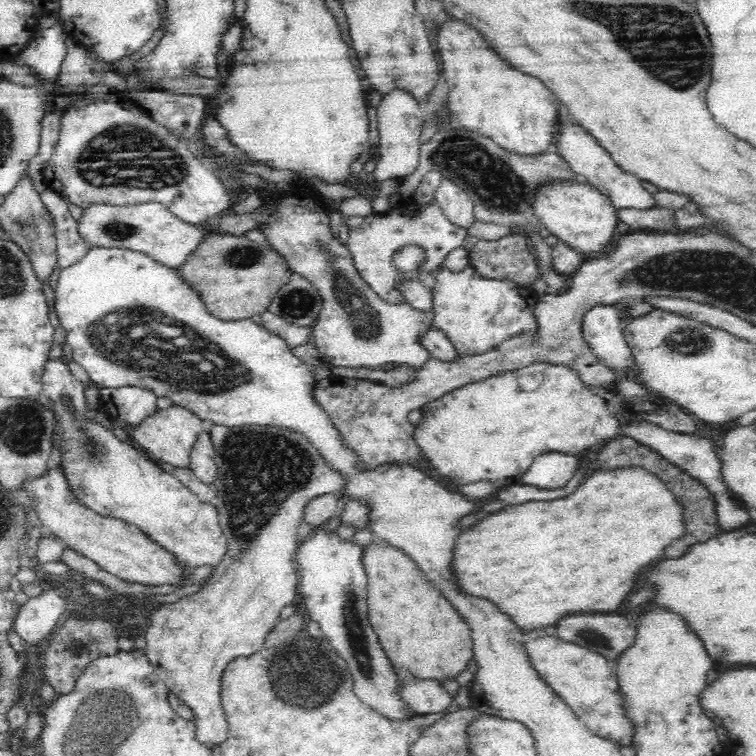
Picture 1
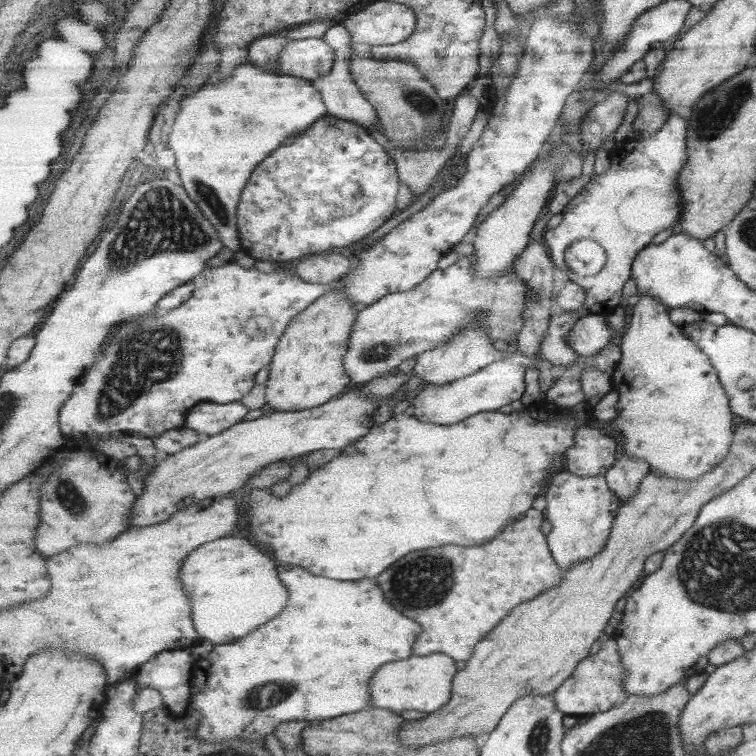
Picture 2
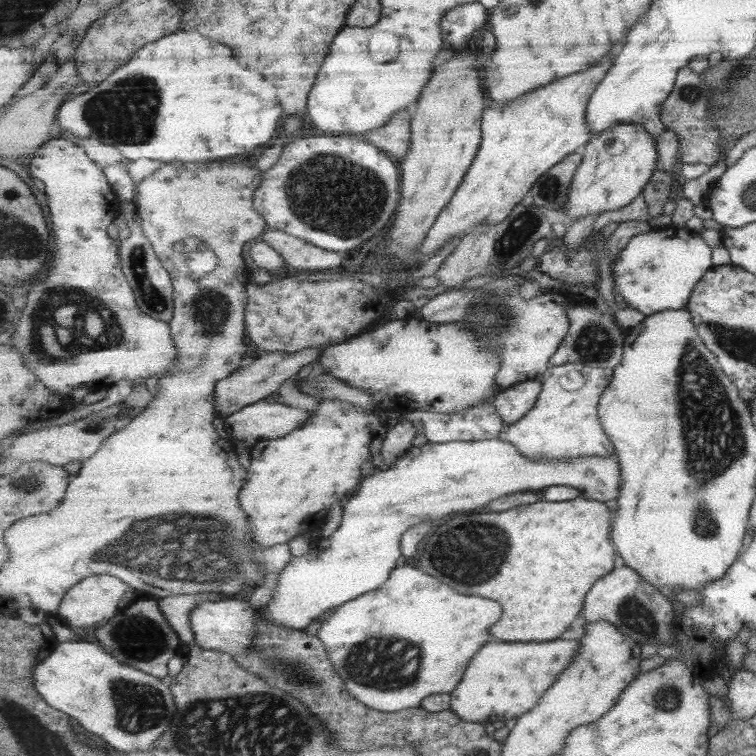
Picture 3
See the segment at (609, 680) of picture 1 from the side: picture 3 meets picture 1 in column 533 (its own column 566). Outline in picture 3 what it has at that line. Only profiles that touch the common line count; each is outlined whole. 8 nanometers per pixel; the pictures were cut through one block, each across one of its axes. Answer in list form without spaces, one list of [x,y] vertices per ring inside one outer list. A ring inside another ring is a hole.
[[[557,639],[550,641],[529,641],[529,642],[487,642],[472,660],[467,672],[465,672],[461,684],[457,685],[457,690],[450,694],[452,711],[456,712],[462,719],[469,722],[490,722],[502,718],[519,718],[521,714],[537,706],[541,697],[545,696],[549,689],[553,688],[553,683],[557,677],[573,664],[573,659],[577,653],[581,652],[580,640]]]

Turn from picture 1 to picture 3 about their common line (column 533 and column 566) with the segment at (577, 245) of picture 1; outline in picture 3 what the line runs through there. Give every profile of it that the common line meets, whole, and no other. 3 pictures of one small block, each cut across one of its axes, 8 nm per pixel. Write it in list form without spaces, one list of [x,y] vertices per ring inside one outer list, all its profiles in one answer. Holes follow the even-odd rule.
[[[613,125],[613,128],[595,134],[591,139],[585,147],[582,164],[573,178],[569,202],[565,204],[565,212],[573,221],[583,215],[599,216],[636,200],[659,160],[655,136],[647,133],[641,125]]]

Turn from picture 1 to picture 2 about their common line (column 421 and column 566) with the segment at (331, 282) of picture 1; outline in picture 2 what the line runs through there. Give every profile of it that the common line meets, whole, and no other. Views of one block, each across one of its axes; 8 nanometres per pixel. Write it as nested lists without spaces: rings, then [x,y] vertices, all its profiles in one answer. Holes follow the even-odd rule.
[[[563,311],[562,313],[552,313],[549,331],[543,335],[541,351],[539,356],[553,366],[571,366],[577,360],[583,358],[567,342],[568,334],[573,326],[585,316],[586,313],[579,311]]]

